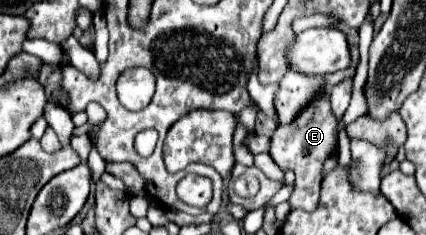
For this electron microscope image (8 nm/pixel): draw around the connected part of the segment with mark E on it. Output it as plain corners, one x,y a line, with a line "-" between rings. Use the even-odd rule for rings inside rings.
319,99
315,107
307,107
303,115
291,125
279,125
271,135
271,157
281,169
293,169
297,175
297,189
291,195
289,203
293,207
307,207
313,209
319,201
319,183
323,165
331,155
337,155
337,123
331,119
331,107
327,107
327,99

